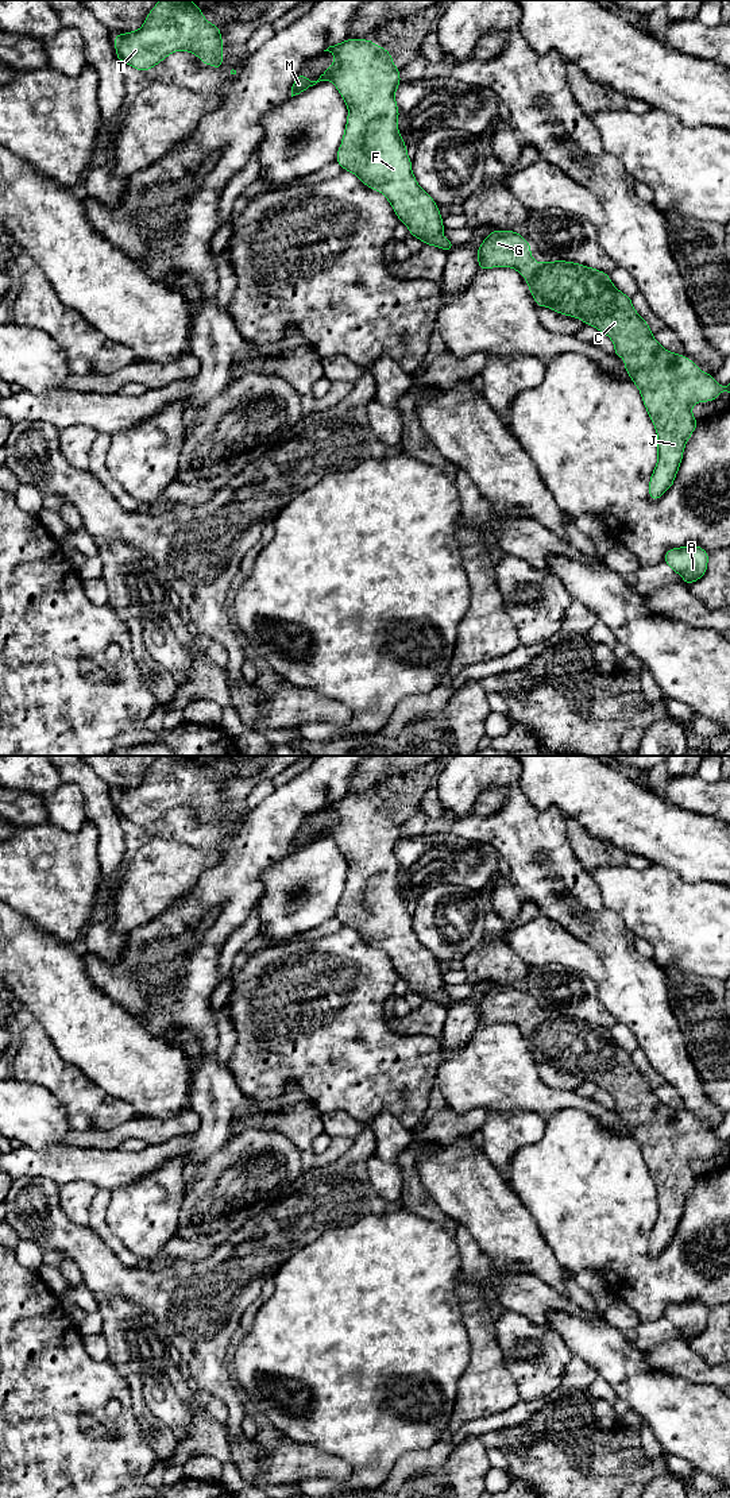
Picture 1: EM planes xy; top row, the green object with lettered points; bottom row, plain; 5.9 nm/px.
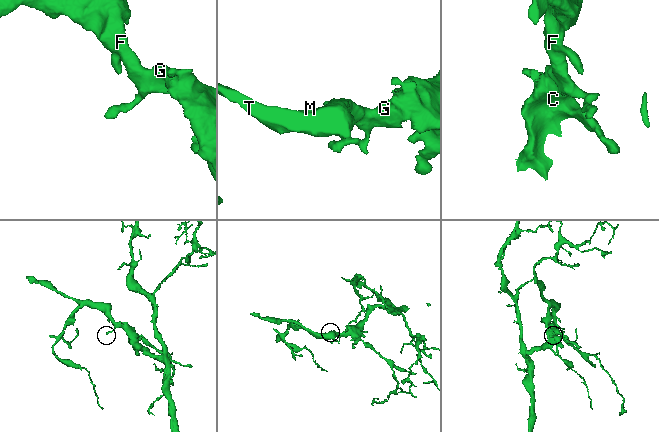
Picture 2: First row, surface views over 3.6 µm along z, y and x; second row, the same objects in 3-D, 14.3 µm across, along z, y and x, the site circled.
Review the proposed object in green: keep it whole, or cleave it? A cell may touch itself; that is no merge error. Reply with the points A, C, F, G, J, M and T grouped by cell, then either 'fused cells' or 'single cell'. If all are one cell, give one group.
A C F G J M T | single cell

